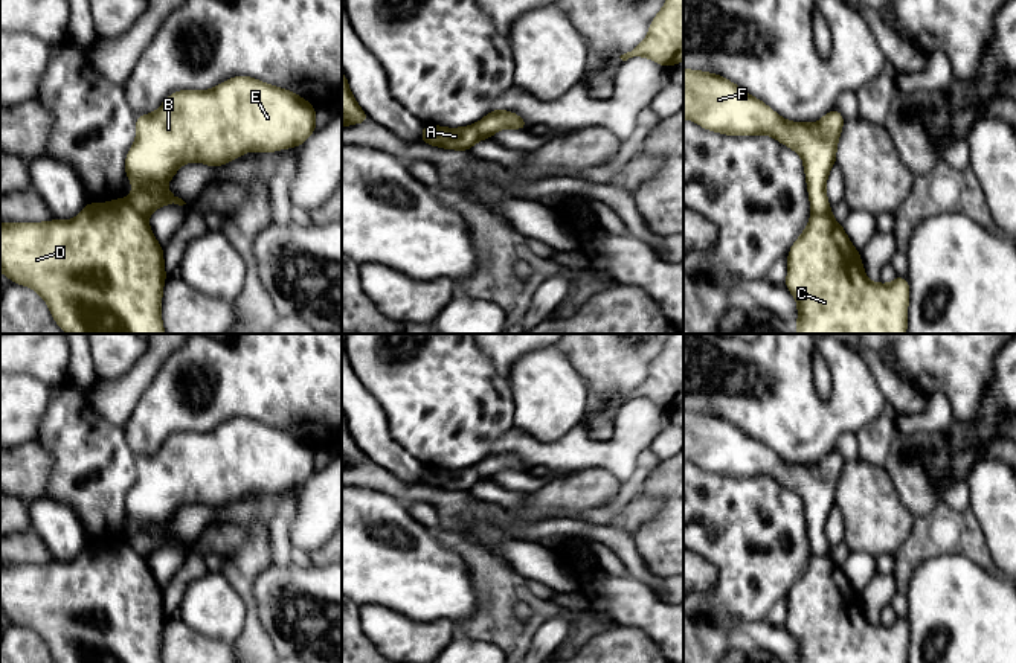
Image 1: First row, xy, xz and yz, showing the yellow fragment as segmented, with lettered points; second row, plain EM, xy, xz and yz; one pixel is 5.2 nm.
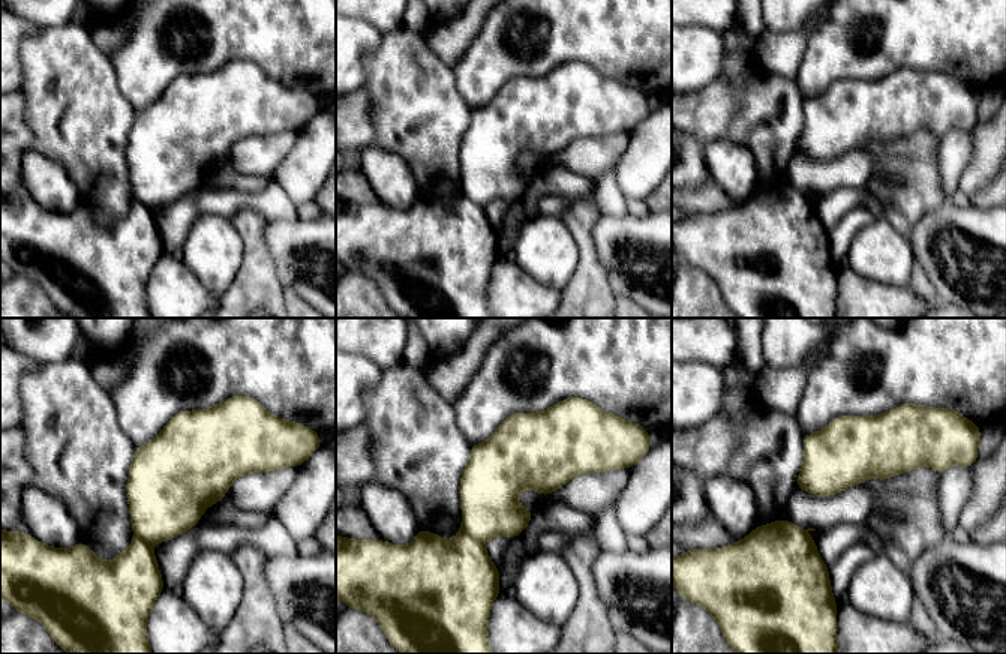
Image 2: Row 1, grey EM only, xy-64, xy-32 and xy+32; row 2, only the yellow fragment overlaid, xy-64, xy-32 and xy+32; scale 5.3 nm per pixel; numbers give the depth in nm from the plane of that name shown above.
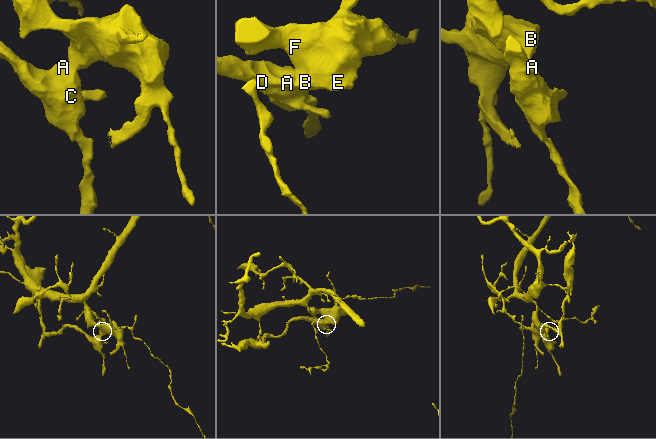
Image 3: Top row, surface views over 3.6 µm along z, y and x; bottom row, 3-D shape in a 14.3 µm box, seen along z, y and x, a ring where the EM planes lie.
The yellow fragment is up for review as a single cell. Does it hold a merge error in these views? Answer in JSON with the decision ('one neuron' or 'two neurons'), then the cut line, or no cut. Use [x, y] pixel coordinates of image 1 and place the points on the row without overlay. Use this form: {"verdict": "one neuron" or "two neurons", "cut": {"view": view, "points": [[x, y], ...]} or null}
{"verdict": "two neurons", "cut": {"view": "xy", "points": [[127, 541], [145, 560]]}}

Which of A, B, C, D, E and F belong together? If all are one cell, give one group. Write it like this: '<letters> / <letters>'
A C D / B E F

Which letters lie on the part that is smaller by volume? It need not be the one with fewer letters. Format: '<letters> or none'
A, C, D

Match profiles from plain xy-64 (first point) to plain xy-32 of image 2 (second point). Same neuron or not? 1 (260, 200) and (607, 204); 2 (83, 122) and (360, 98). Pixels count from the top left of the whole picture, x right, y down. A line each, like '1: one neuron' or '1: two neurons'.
1: one neuron
2: two neurons

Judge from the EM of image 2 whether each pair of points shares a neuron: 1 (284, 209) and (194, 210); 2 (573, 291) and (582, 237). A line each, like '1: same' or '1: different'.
1: same
2: same

